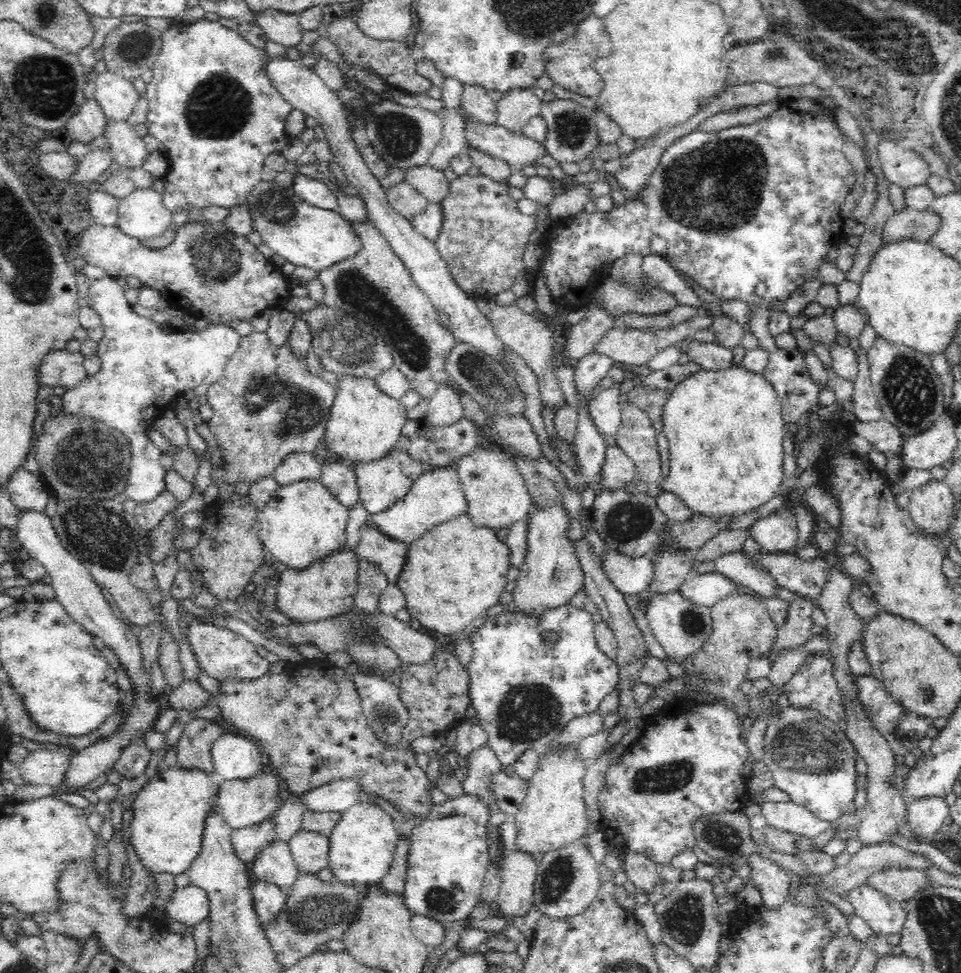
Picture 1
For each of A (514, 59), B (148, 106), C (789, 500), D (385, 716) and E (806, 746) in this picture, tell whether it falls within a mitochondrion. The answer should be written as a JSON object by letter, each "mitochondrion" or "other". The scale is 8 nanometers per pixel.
{"A":"mitochondrion","B":"other","C":"other","D":"other","E":"mitochondrion"}

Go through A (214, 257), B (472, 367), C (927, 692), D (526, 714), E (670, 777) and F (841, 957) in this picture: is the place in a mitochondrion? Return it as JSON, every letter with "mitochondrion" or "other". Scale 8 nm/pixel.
{"A":"mitochondrion","B":"mitochondrion","C":"mitochondrion","D":"mitochondrion","E":"mitochondrion","F":"mitochondrion"}

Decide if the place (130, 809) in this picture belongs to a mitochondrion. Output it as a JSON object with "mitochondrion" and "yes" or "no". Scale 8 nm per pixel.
{"mitochondrion":"no"}

